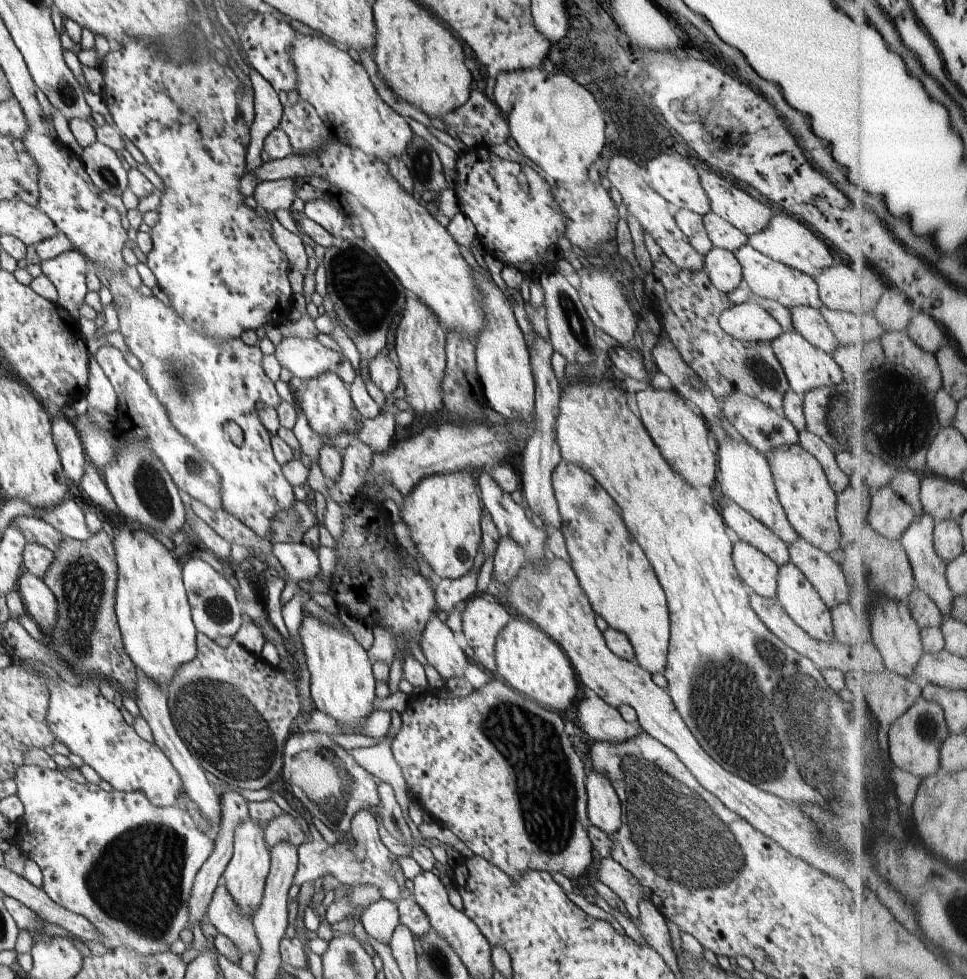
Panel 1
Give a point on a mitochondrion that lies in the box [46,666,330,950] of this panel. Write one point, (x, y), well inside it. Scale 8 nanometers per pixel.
(137, 879)

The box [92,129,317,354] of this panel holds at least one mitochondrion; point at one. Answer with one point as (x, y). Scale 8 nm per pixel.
(108, 176)

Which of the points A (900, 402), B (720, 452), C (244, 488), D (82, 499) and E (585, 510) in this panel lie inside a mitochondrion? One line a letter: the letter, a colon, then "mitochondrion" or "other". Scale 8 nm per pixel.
A: mitochondrion
B: other
C: other
D: other
E: mitochondrion

